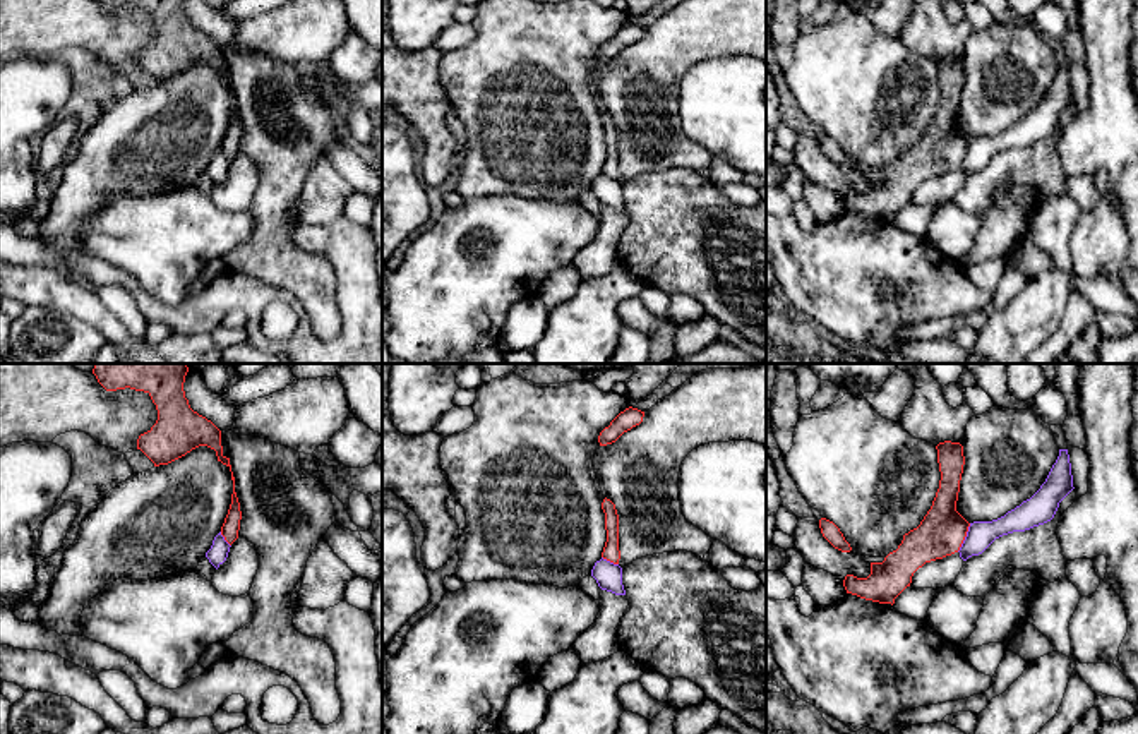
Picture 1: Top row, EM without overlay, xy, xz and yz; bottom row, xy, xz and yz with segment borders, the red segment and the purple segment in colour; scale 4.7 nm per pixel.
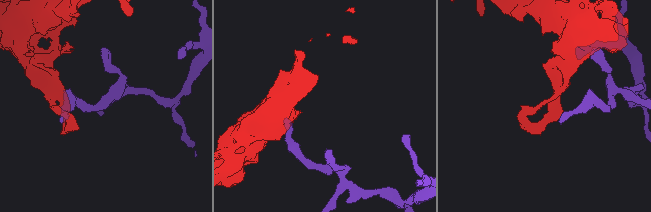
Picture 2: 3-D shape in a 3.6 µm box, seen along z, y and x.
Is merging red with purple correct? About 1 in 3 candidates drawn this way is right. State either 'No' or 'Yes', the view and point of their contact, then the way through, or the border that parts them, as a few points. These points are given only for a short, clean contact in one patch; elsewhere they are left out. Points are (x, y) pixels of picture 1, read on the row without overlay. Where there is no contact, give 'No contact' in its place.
No. Touches red at yz (965, 151). Boundary: yz (970, 139), (957, 167)

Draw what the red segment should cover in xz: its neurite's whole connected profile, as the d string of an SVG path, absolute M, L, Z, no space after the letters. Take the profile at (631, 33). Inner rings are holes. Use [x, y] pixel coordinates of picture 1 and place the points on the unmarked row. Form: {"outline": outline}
{"outline": "M626 24L620 27L608 43L605 43L600 51L598 58L600 62L607 62L615 58L624 48L631 46L632 43L639 41L643 38L644 27L638 24Z"}

